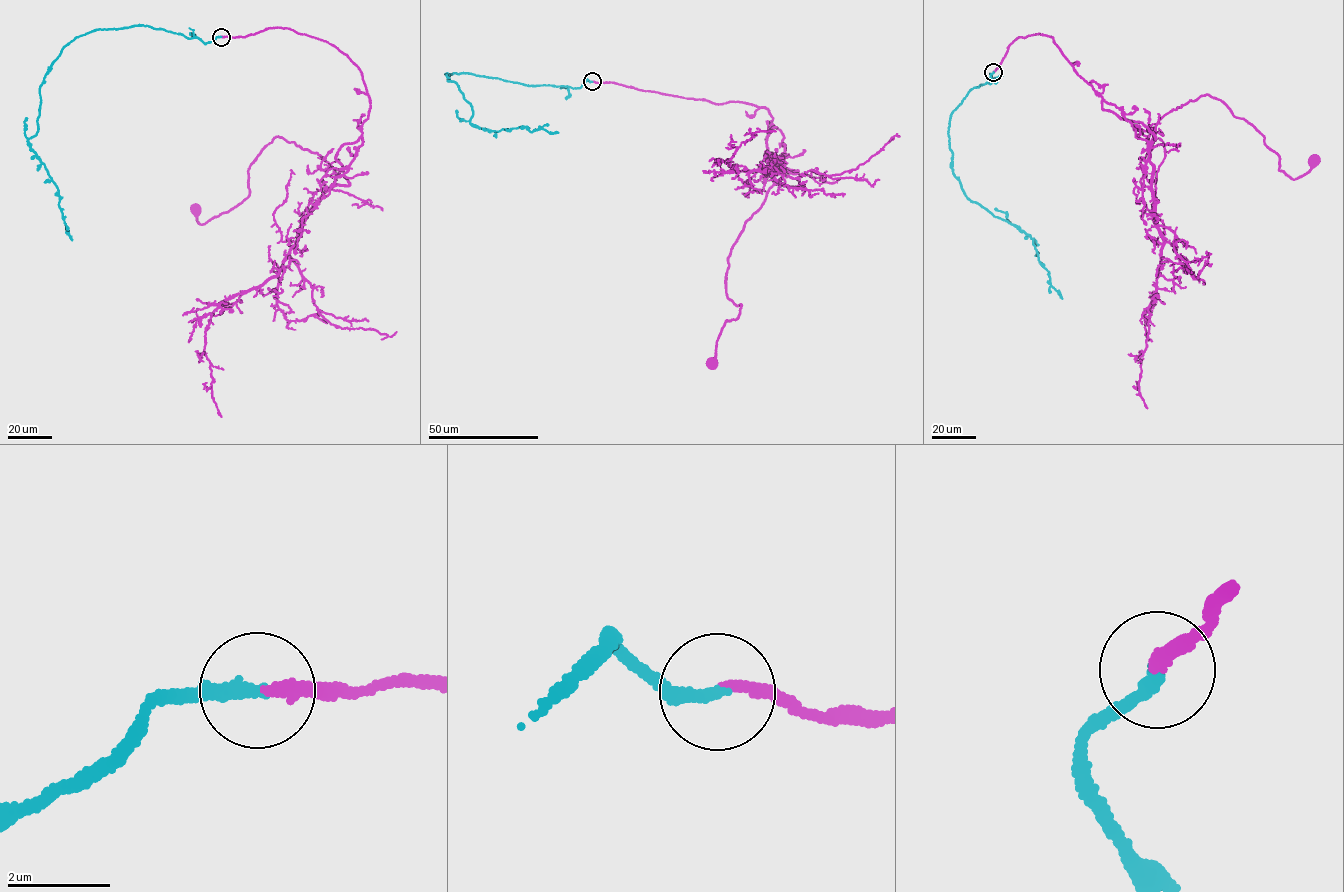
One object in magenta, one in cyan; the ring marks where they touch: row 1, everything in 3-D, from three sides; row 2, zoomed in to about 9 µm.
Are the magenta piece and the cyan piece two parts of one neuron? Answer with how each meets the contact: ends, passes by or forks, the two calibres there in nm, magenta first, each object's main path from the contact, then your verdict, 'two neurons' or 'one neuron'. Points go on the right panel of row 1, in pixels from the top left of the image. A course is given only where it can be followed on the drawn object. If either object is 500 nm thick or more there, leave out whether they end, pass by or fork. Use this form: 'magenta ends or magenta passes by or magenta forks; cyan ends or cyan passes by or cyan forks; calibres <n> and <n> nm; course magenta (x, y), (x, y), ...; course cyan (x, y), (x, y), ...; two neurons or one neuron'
magenta ends; cyan ends; calibres 220 and 280 nm; course magenta (993, 72), (1019, 36), (1052, 37), (1139, 138), (1207, 94), (1264, 136), (1291, 178), (1313, 160); course cyan (993, 72), (996, 82), (971, 90), (950, 117), (951, 167), (971, 200), (1032, 239), (1051, 286), (1062, 299); one neuron

